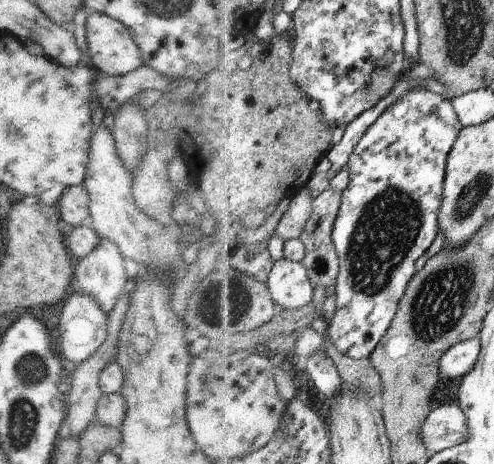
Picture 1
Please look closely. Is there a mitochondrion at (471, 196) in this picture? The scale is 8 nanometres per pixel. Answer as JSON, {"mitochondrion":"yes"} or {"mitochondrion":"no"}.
{"mitochondrion":"yes"}

